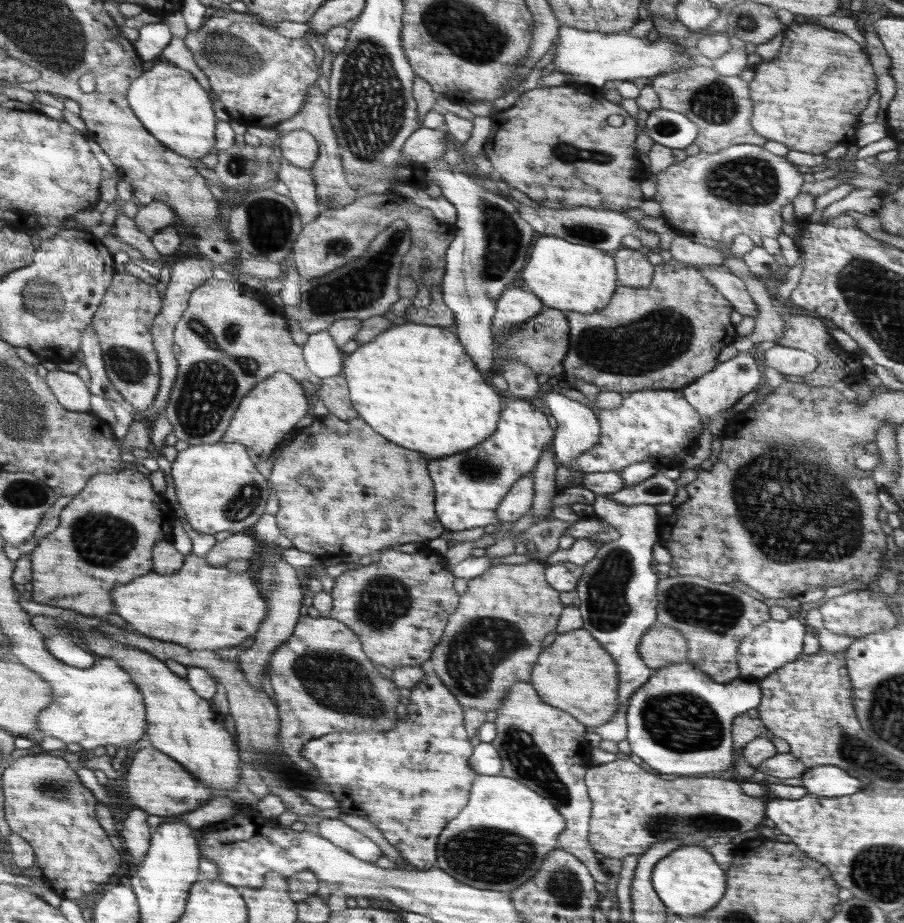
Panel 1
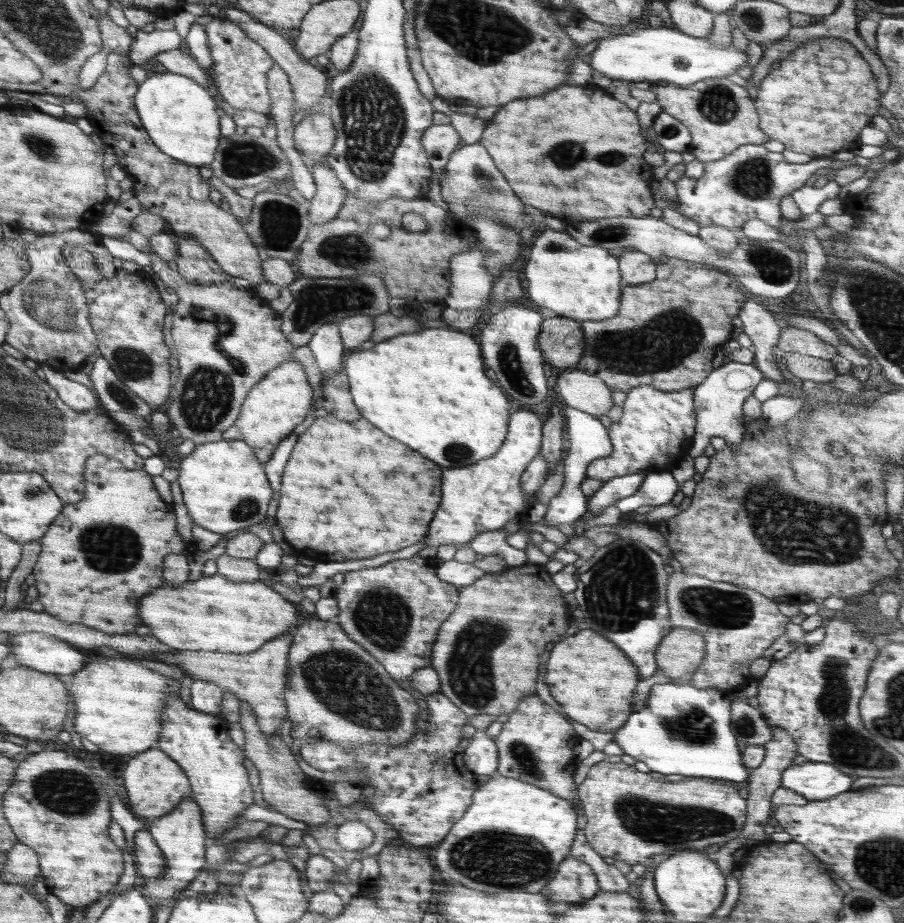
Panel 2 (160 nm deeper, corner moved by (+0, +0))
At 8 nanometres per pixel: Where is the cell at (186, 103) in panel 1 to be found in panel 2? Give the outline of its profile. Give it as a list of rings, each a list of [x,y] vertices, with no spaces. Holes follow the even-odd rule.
[[[167,70],[150,74],[138,85],[135,106],[149,137],[160,150],[186,164],[204,166],[212,162],[221,137],[214,101],[201,83],[196,84],[181,72]]]

